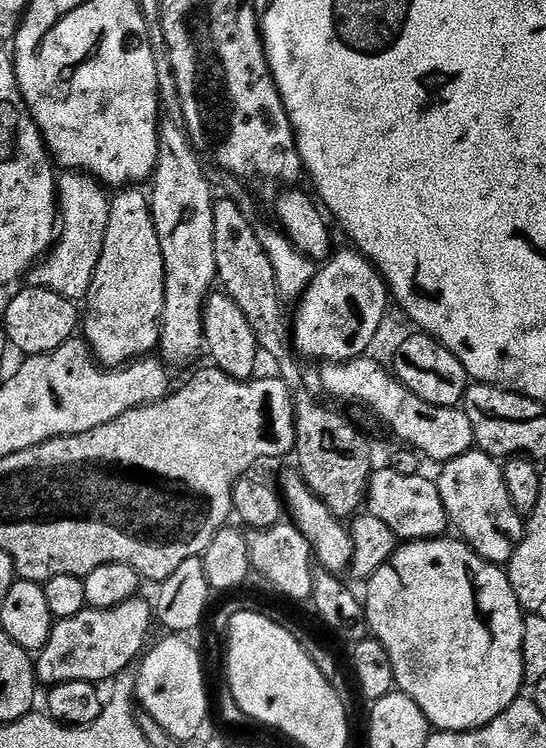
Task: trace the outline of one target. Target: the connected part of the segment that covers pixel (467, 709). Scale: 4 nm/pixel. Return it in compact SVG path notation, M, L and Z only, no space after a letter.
M437 538L434 540L414 540L404 542L396 552L366 581L368 600L363 601L364 614L371 635L382 646L386 646L386 654L390 654L390 662L394 666L396 688L405 692L414 703L426 714L429 725L442 732L467 732L481 728L490 723L498 714L505 712L521 695L520 688L525 687L524 667L522 666L522 630L524 629L525 613L521 611L518 599L508 581L507 571L499 564L486 562L473 548L469 548L459 538Z

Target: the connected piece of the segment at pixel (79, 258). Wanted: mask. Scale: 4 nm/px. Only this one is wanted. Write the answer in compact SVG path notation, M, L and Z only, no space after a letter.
M66 170L57 179L57 207L60 227L53 248L27 273L26 282L29 287L44 288L80 302L87 297L102 256L111 201L107 189L93 176L79 170Z

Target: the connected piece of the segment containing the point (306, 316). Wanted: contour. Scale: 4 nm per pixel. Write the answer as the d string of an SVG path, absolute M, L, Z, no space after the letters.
M355 250L339 252L317 271L296 304L296 318L294 314L297 353L319 362L357 360L365 355L384 324L388 304L390 308L388 284L380 271Z

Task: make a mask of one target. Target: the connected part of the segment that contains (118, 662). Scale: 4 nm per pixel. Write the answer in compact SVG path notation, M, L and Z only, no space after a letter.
M133 598L113 608L85 607L73 617L57 619L46 646L34 660L37 681L44 686L62 682L99 685L100 680L111 681L120 670L131 665L149 643L148 631L152 624L154 628L154 608L149 601L147 604L140 599Z

